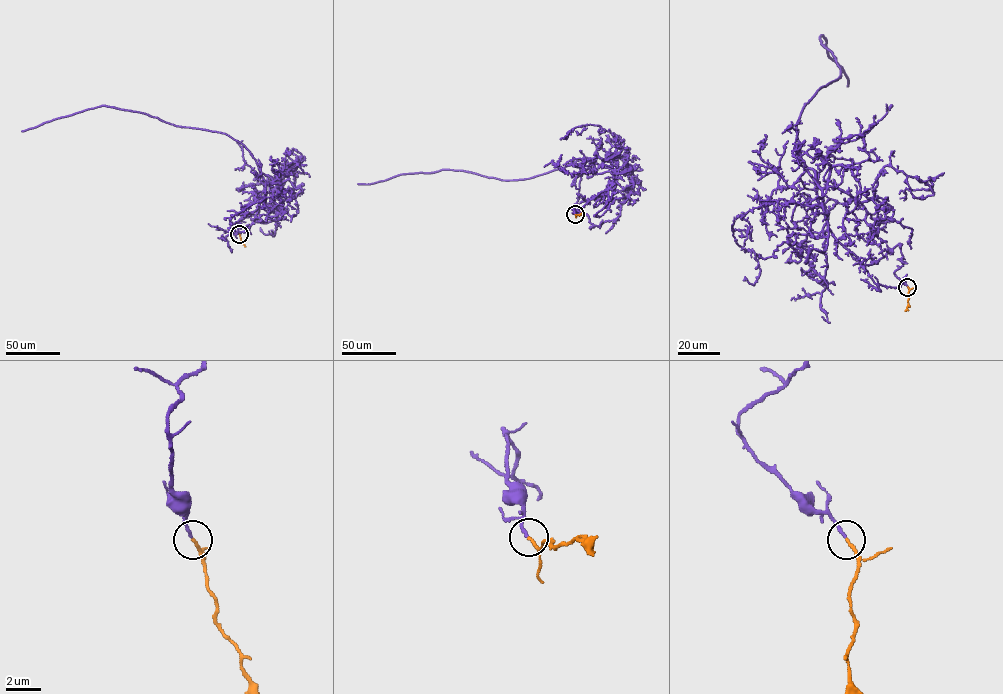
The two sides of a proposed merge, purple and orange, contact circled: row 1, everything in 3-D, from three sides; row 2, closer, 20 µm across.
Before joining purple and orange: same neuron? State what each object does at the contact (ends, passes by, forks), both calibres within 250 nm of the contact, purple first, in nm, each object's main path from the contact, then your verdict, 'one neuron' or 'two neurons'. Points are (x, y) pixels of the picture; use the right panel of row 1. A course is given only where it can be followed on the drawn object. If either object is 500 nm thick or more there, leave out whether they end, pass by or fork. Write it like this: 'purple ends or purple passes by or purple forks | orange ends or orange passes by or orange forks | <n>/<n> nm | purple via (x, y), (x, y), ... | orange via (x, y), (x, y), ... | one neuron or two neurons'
purple ends | orange ends | 170/180 nm | purple via (907, 287), (898, 245), (863, 265), (834, 237), (801, 158), (800, 113), (840, 76), (821, 35), (847, 86) | orange via (907, 287), (905, 311) | one neuron

